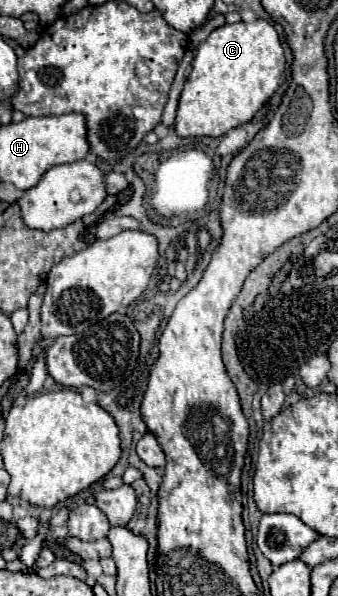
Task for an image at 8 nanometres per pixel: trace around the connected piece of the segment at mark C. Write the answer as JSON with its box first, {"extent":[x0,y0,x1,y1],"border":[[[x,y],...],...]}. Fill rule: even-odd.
{"extent":[174,21,286,137],"border":[[[240,21],[214,29],[198,47],[192,73],[184,81],[174,123],[176,135],[222,137],[230,129],[248,123],[284,81],[284,65],[286,59],[280,37],[268,21]]]}

